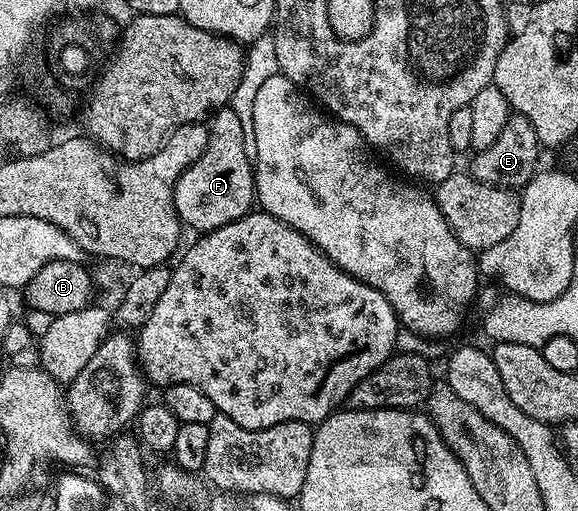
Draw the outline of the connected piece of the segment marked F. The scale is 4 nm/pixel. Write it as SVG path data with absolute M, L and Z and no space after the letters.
M231 106L217 108L210 120L210 131L207 140L203 141L200 157L189 163L184 172L176 179L174 186L174 206L181 225L185 229L193 228L196 234L213 232L248 212L253 211L256 200L256 178L254 175L254 160L246 156L245 135L242 134L241 121Z

